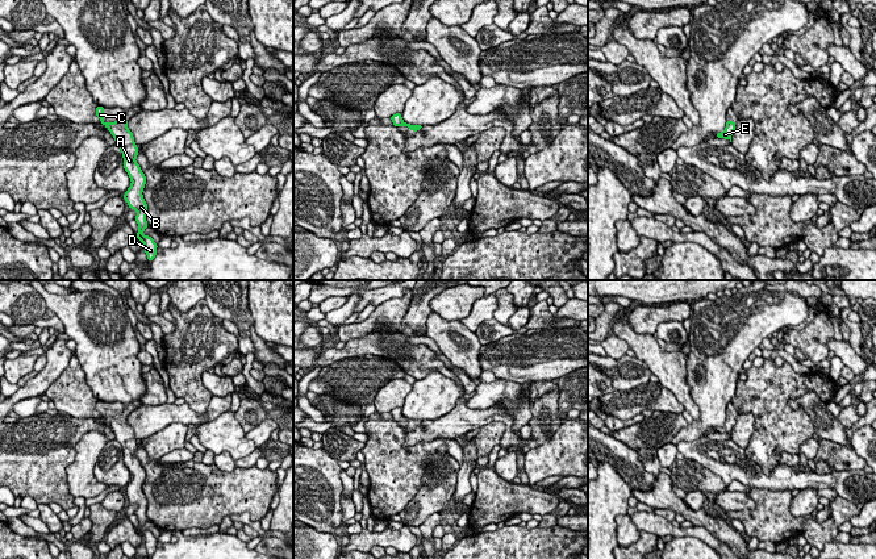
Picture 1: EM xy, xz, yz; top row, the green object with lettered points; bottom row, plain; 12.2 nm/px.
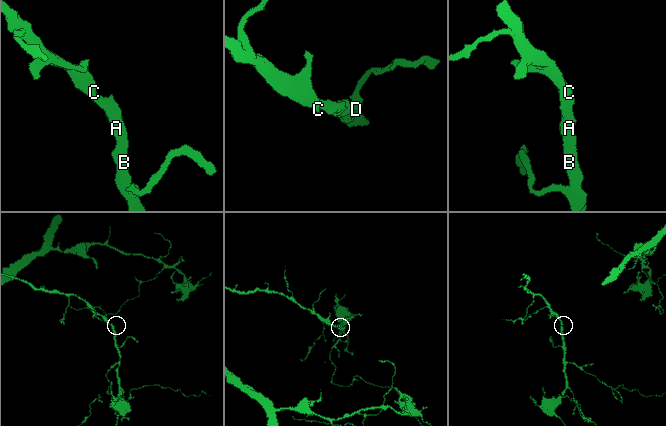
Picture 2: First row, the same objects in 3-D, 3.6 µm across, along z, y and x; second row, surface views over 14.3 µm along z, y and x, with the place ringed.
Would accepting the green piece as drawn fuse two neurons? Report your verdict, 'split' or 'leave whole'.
leave whole

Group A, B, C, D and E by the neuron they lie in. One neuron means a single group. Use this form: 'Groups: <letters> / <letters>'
Groups: A B C D E

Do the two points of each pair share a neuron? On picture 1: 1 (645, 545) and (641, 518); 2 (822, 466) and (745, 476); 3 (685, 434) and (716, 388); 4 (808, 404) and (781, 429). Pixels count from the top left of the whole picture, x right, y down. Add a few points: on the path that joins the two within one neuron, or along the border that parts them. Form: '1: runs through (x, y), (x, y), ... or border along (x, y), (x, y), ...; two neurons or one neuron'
1: border along (639, 529), (658, 535); two neurons
2: border along (845, 468), (824, 474), (814, 472); two neurons
3: runs through (699, 426), (712, 413), (712, 401); one neuron
4: border along (788, 399), (816, 433); two neurons

